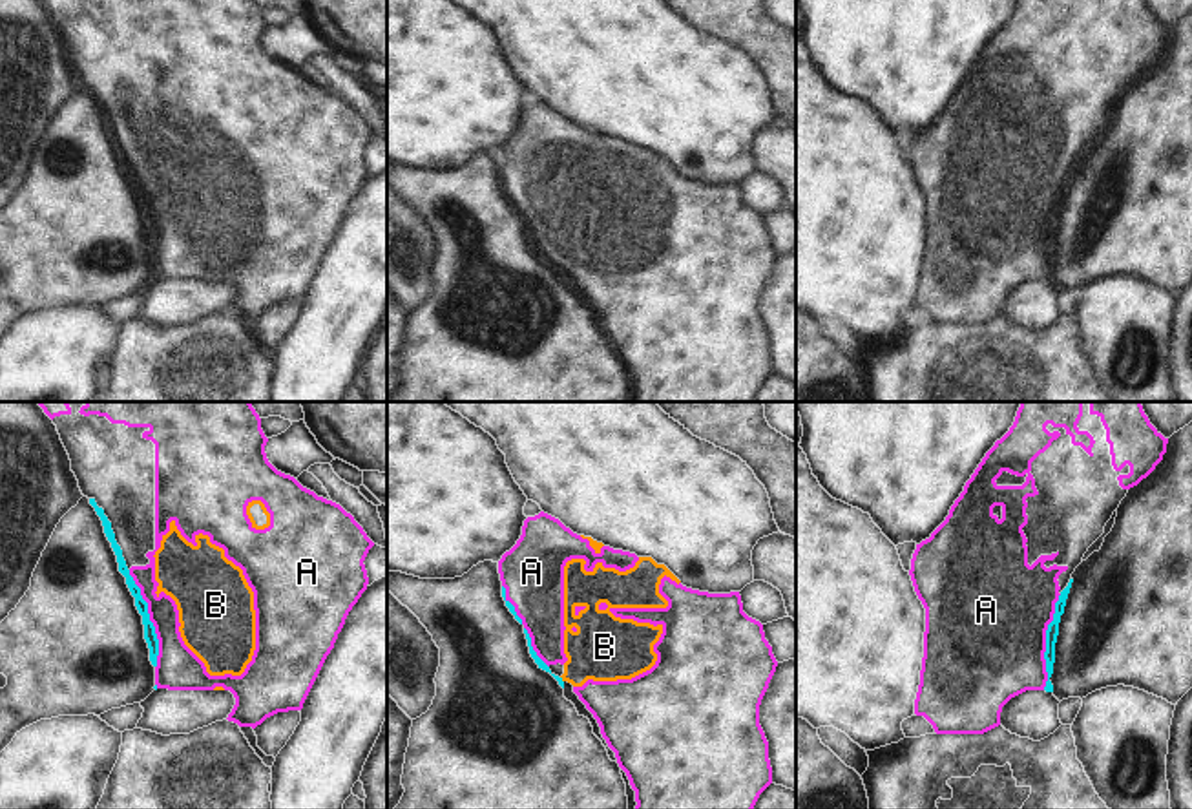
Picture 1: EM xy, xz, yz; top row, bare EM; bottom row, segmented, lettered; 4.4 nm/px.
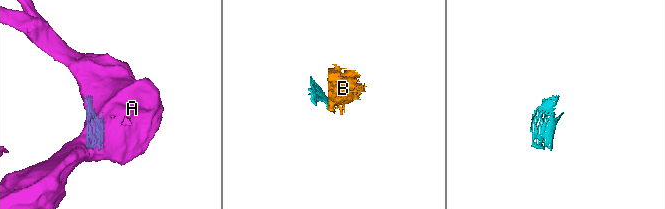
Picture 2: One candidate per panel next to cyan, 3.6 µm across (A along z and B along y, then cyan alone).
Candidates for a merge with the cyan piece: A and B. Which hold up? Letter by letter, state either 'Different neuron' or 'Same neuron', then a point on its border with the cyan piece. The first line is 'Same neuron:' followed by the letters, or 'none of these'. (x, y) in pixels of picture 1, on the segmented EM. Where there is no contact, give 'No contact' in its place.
Same neuron: none of these
A: Different neuron. Touches cyan at xy (148, 619)
B: Different neuron. Touches cyan at xz (561, 680).

